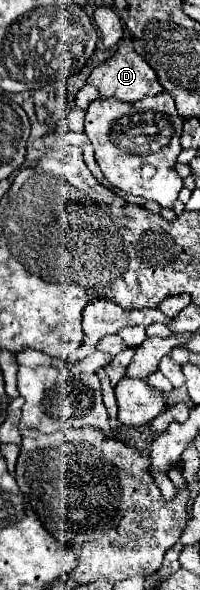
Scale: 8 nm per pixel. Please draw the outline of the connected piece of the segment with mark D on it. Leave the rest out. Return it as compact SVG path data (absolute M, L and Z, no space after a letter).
M129 37L119 43L119 49L117 49L115 57L111 57L109 61L105 61L103 65L97 65L91 71L87 83L93 85L93 87L97 87L101 97L115 97L119 101L139 101L139 99L147 97L147 95L159 95L159 93L163 93L163 87L159 85L155 71L133 49Z

